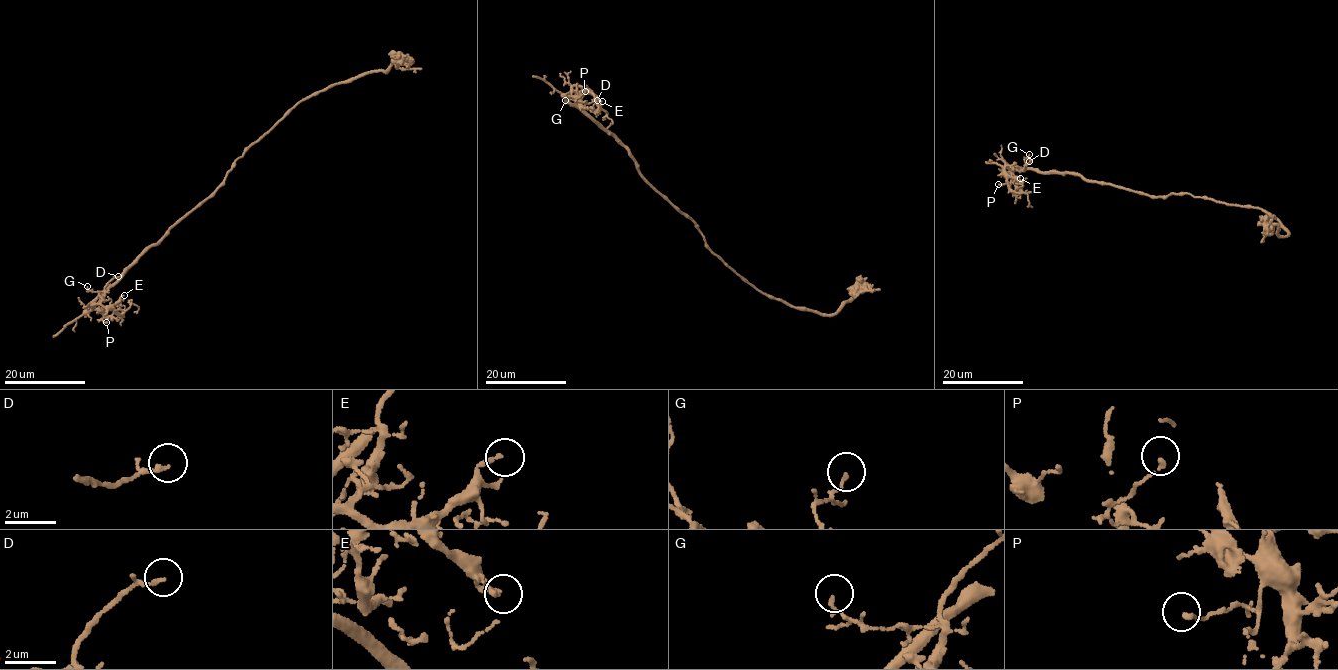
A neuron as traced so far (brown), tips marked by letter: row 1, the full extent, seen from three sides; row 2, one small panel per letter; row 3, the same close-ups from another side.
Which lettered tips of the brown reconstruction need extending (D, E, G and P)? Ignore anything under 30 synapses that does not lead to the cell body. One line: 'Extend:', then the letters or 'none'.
Extend: none

